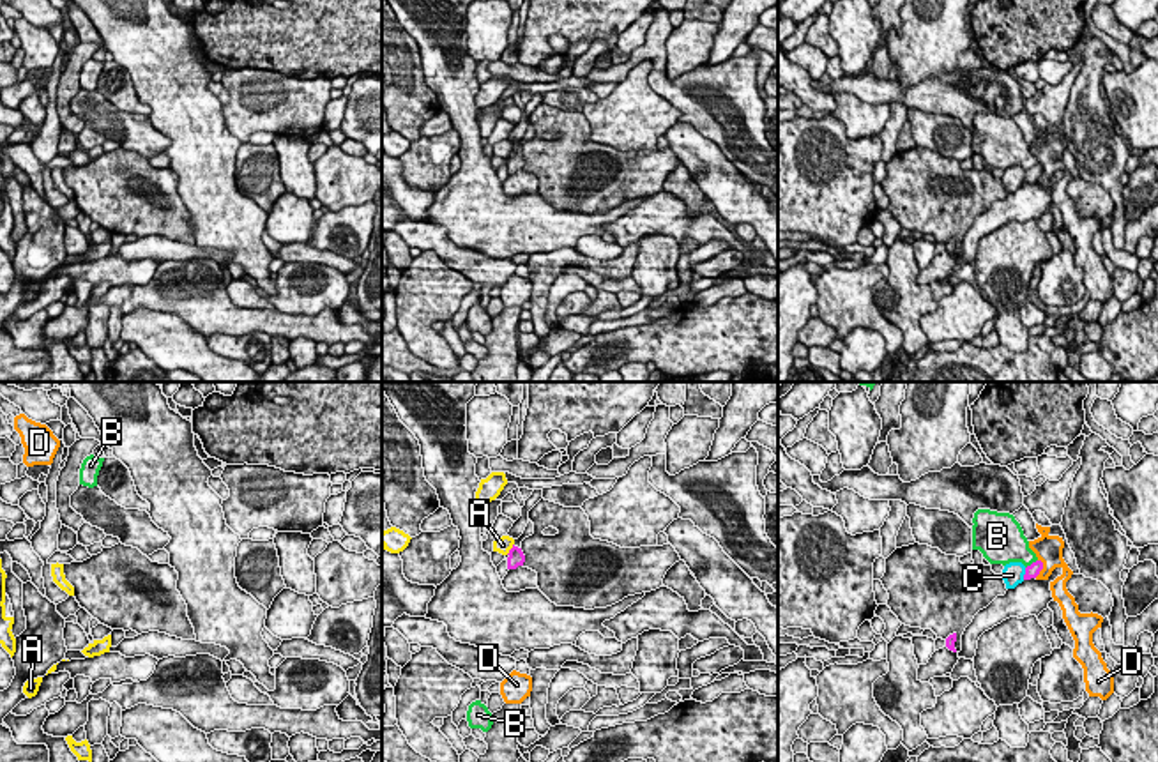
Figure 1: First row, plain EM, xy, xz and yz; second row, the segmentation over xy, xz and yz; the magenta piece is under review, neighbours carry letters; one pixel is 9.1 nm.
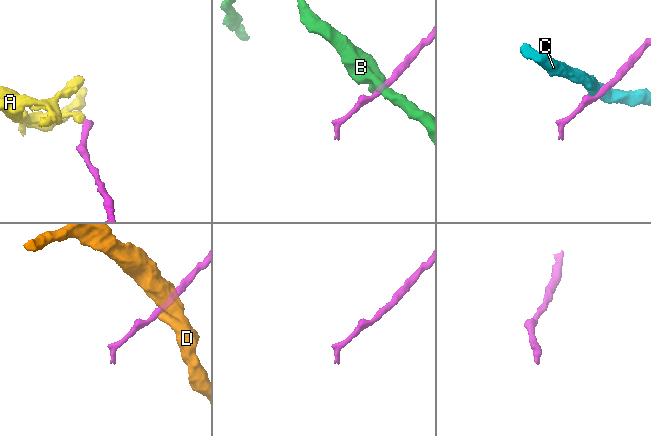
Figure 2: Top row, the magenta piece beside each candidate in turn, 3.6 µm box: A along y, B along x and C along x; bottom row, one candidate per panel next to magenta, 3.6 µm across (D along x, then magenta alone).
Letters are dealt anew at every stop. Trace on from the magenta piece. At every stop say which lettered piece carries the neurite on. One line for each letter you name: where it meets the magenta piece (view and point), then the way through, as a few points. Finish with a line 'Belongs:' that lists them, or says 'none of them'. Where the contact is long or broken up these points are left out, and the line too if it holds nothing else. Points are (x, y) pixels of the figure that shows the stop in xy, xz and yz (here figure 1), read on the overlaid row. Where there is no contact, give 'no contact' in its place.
Belongs: none of them

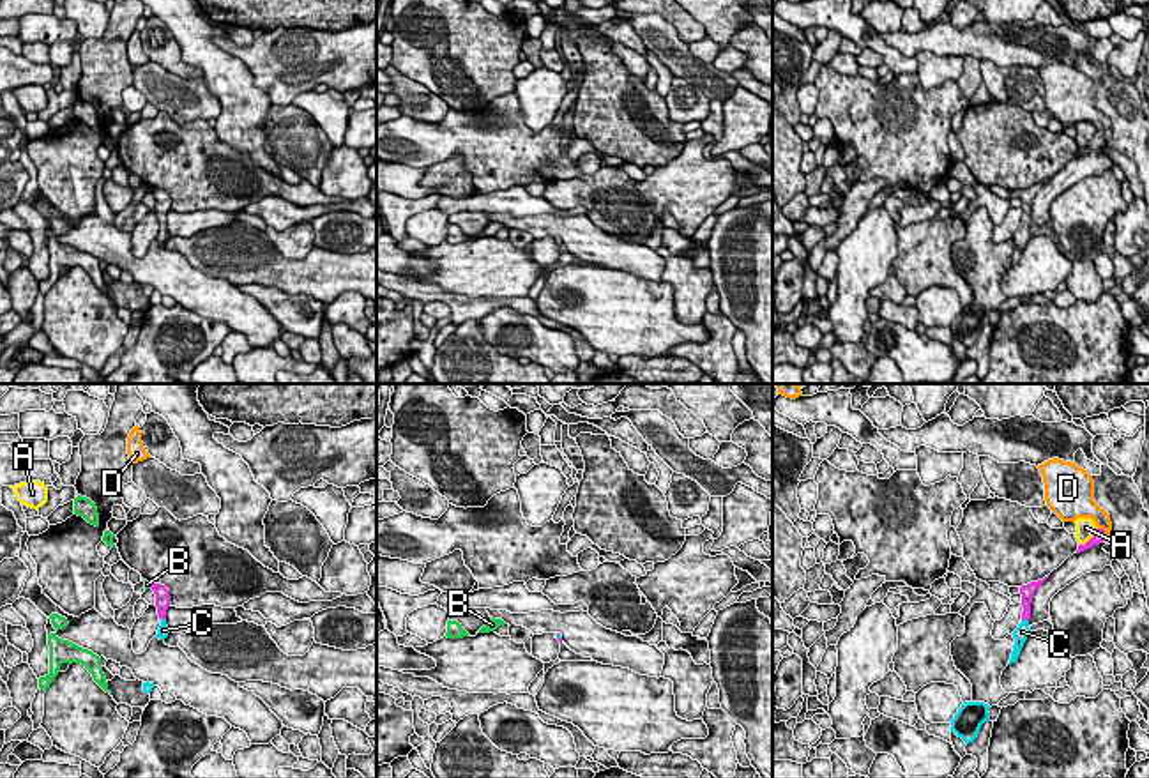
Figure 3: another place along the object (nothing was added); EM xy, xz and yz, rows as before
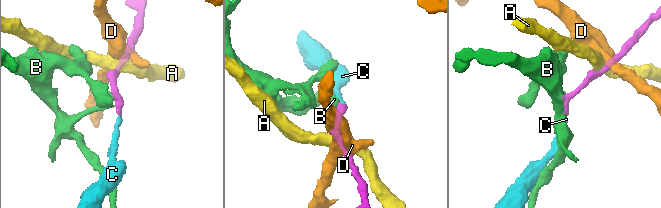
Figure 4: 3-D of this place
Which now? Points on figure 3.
C: meets magenta in yz at (1024, 619); runs through yz (1027, 593), (1024, 619), (1022, 632)
Belongs: C

